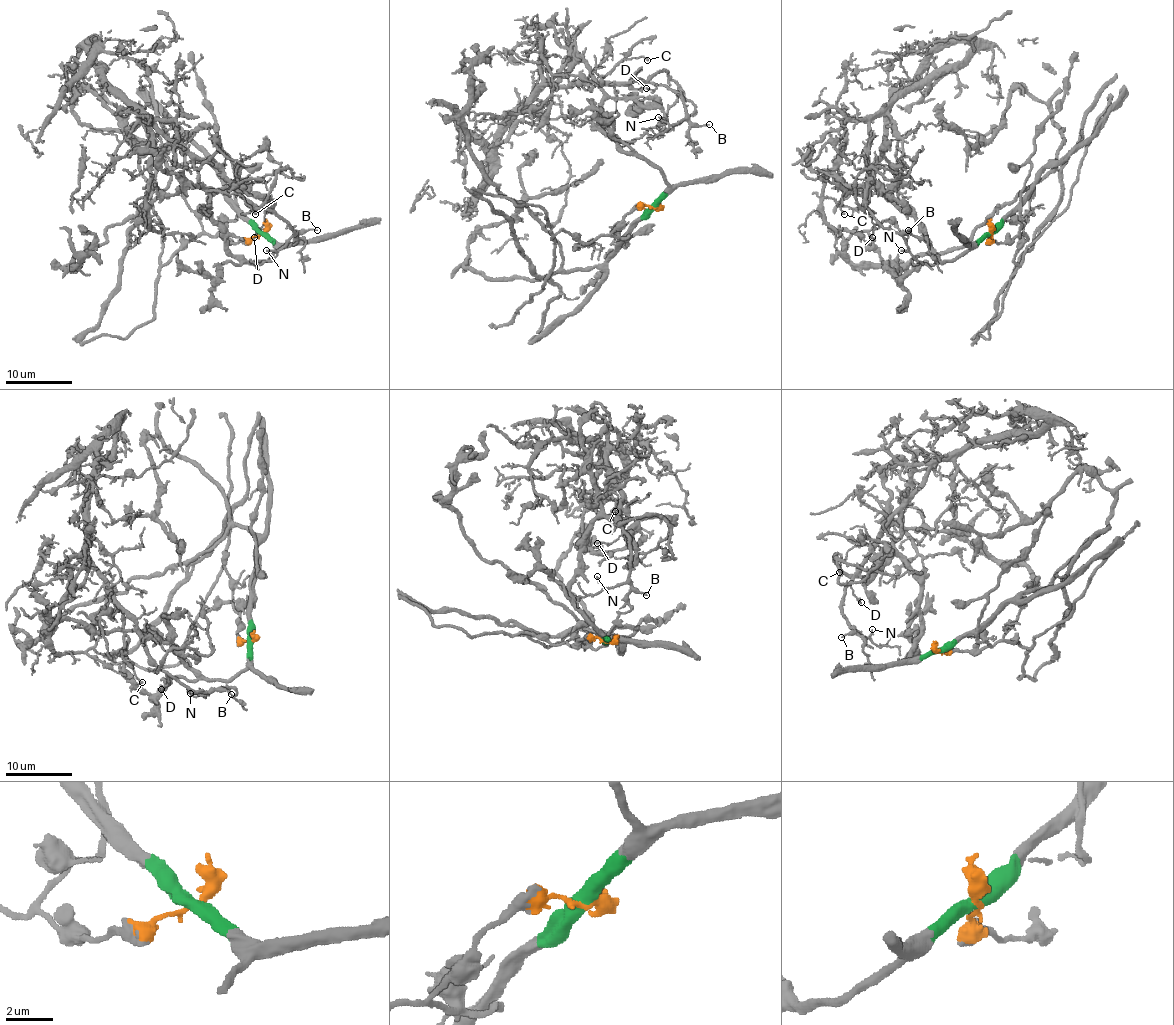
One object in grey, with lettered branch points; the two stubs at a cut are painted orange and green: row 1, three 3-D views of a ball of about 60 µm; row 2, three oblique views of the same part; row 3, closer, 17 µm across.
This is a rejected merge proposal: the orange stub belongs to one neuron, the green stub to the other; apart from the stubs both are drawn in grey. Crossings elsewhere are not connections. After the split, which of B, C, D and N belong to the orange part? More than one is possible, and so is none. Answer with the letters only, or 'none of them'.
none of them

